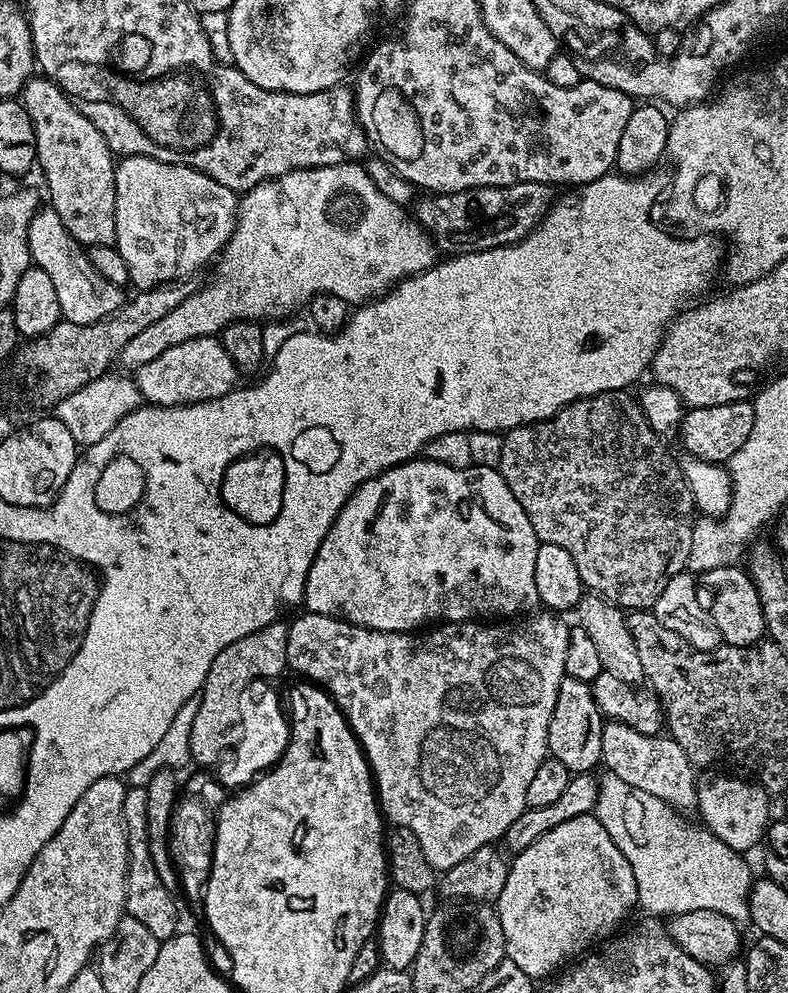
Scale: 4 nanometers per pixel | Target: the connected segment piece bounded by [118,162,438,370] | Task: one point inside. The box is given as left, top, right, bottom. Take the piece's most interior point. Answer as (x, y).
(329, 229)

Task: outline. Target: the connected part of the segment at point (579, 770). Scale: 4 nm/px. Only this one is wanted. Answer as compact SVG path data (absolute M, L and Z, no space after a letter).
M565 676L558 686L558 698L554 702L554 714L548 727L548 750L551 759L562 762L573 774L588 774L595 764L601 763L602 730L606 720L594 702L591 684L578 682L578 678Z

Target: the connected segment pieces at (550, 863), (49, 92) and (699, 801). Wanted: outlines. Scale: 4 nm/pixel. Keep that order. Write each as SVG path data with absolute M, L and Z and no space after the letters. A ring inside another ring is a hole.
M592 814L570 818L570 822L546 830L538 842L511 857L506 886L502 886L498 901L505 957L512 960L514 966L526 970L530 977L551 977L561 966L575 961L597 942L603 941L613 931L611 928L637 904L634 870L630 870L626 854L614 846L614 838L606 834L606 826L602 826Z
M43 74L24 84L22 110L32 119L36 135L36 164L44 167L50 207L62 218L62 226L85 249L116 243L117 161L98 126L76 108L72 97Z
M716 776L699 785L696 789L696 807L700 812L703 827L712 832L726 846L738 853L748 854L756 843L765 839L770 823L768 800L770 794L765 788L748 778L736 776ZM744 779L744 780L739 780Z

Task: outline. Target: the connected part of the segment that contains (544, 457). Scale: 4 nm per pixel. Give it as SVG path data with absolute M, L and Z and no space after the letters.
M625 390L588 396L584 400L567 404L548 420L539 420L537 424L523 424L503 433L502 458L498 471L502 474L506 486L510 486L514 498L518 498L522 510L526 510L526 518L530 518L530 526L534 526L534 534L540 542L562 546L562 550L567 550L572 555L578 566L578 574L589 593L603 596L621 610L648 610L656 603L658 594L666 590L666 582L670 582L670 578L674 578L679 572L685 571L689 567L688 560L693 559L694 501L688 480L680 468L680 460L668 453L667 446L660 441L663 440L661 433L656 432L650 422L646 422L646 414L640 408L639 399L635 395L631 396L632 394L631 391Z

